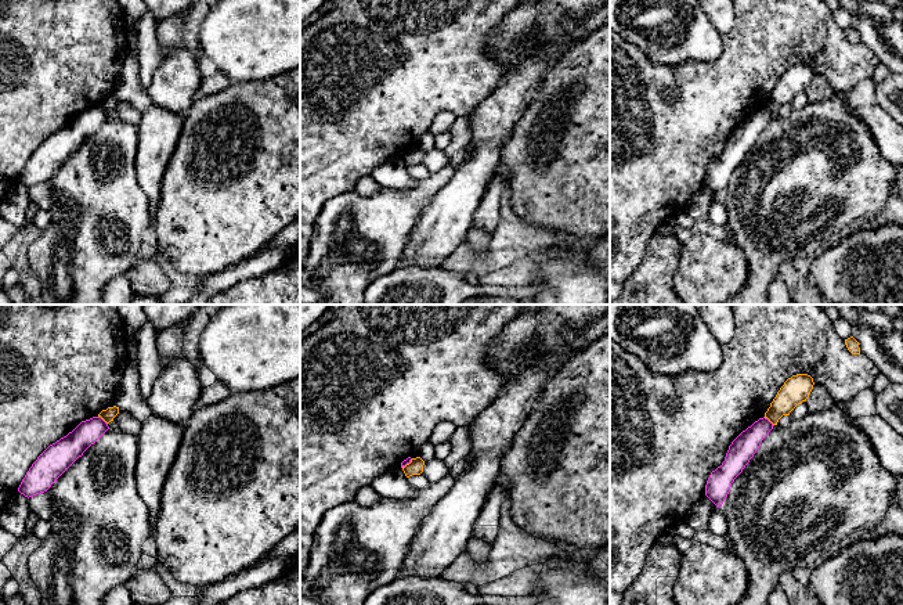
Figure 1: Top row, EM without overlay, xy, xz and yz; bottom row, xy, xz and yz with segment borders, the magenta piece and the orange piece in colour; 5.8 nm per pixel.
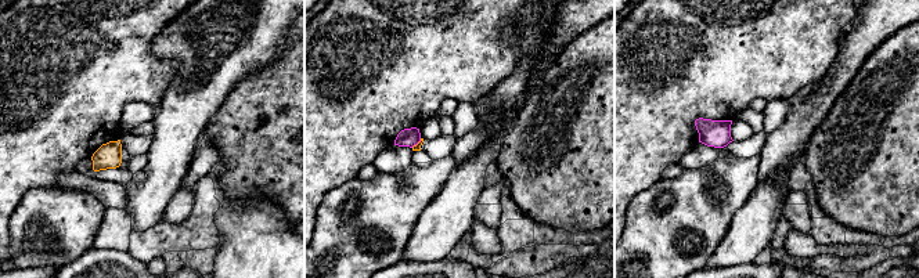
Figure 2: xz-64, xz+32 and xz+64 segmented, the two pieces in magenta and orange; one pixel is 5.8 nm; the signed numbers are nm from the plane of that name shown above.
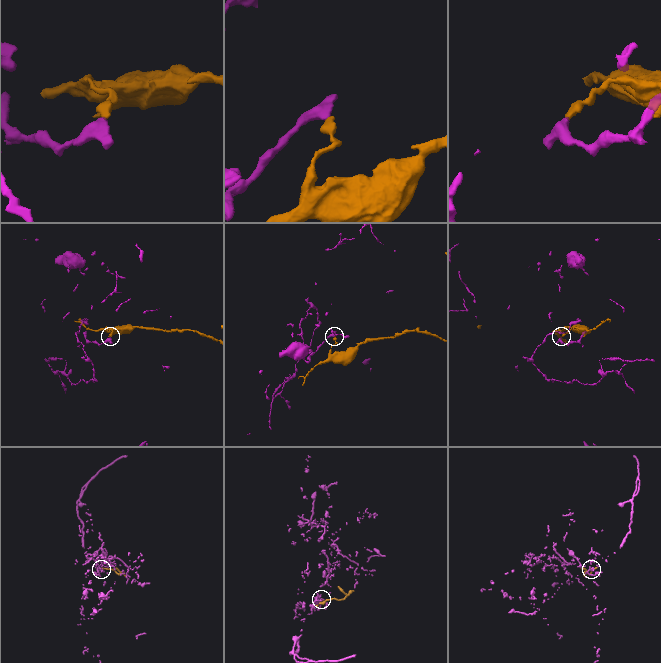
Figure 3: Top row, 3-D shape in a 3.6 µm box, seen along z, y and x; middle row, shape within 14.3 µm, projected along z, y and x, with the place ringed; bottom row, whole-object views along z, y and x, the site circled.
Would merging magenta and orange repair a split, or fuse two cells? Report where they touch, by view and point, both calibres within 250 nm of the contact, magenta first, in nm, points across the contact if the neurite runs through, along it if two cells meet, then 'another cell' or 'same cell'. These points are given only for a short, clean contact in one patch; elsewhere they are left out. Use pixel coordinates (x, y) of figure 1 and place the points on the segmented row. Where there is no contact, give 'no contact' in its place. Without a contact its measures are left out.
xy (103, 420) | 150/70 nm | along xy (98, 416), (107, 424) | another cell

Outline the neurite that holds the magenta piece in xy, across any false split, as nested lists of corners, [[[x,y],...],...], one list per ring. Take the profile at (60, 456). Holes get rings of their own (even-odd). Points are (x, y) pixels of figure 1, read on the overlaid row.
[[[101,417],[82,421],[72,432],[50,444],[32,464],[18,491],[25,497],[47,491],[54,482],[106,431]]]

